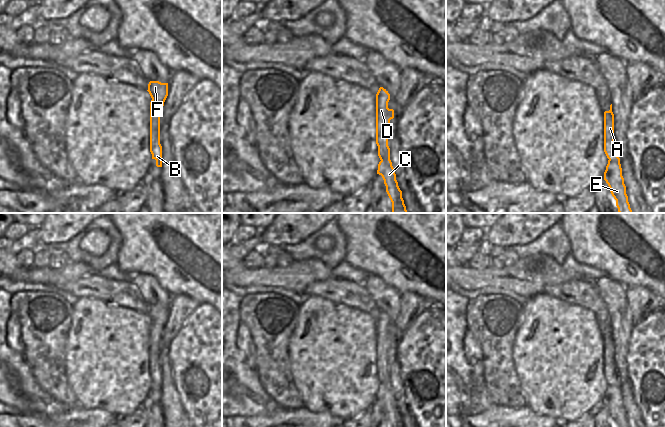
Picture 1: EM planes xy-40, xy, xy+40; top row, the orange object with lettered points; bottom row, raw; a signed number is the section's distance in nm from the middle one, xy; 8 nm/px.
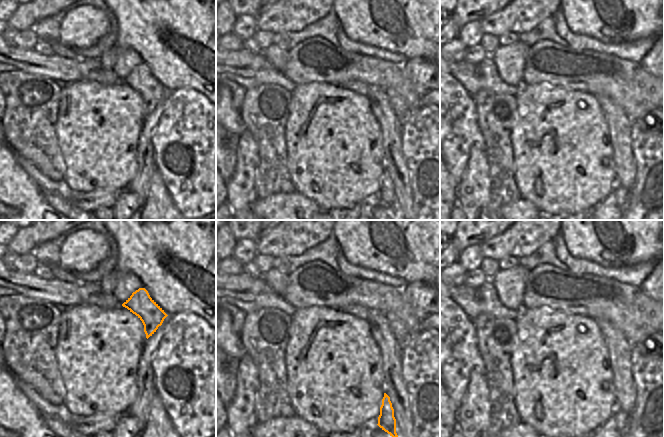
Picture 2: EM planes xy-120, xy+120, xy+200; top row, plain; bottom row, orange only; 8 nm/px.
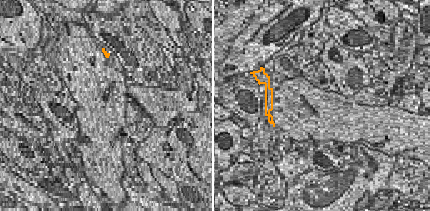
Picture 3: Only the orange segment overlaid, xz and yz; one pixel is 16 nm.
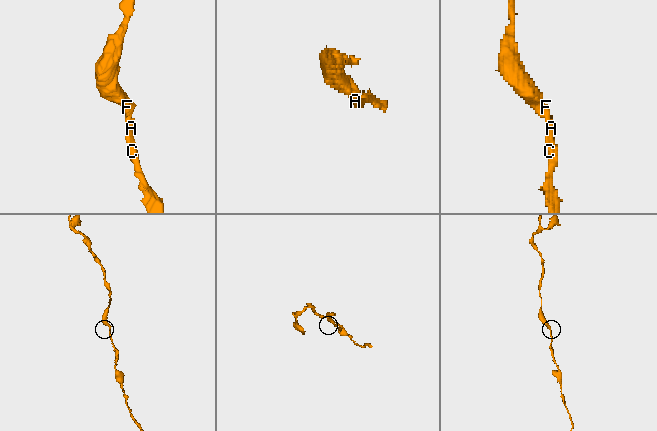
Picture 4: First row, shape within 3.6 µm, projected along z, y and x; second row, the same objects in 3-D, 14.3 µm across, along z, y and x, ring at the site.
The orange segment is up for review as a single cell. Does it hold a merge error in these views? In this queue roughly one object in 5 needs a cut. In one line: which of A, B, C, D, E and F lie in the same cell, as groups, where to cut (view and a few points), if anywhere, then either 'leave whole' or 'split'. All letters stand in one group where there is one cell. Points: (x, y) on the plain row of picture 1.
A B C D E F | no cut | leave whole

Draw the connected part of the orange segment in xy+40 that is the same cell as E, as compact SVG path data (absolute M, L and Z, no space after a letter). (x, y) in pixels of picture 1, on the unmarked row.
M612 328L610 329L610 334L604 336L604 376L609 383L604 396L604 404L608 408L616 427L629 427L622 400L620 382L618 381L616 366L614 364L614 338L612 336Z

